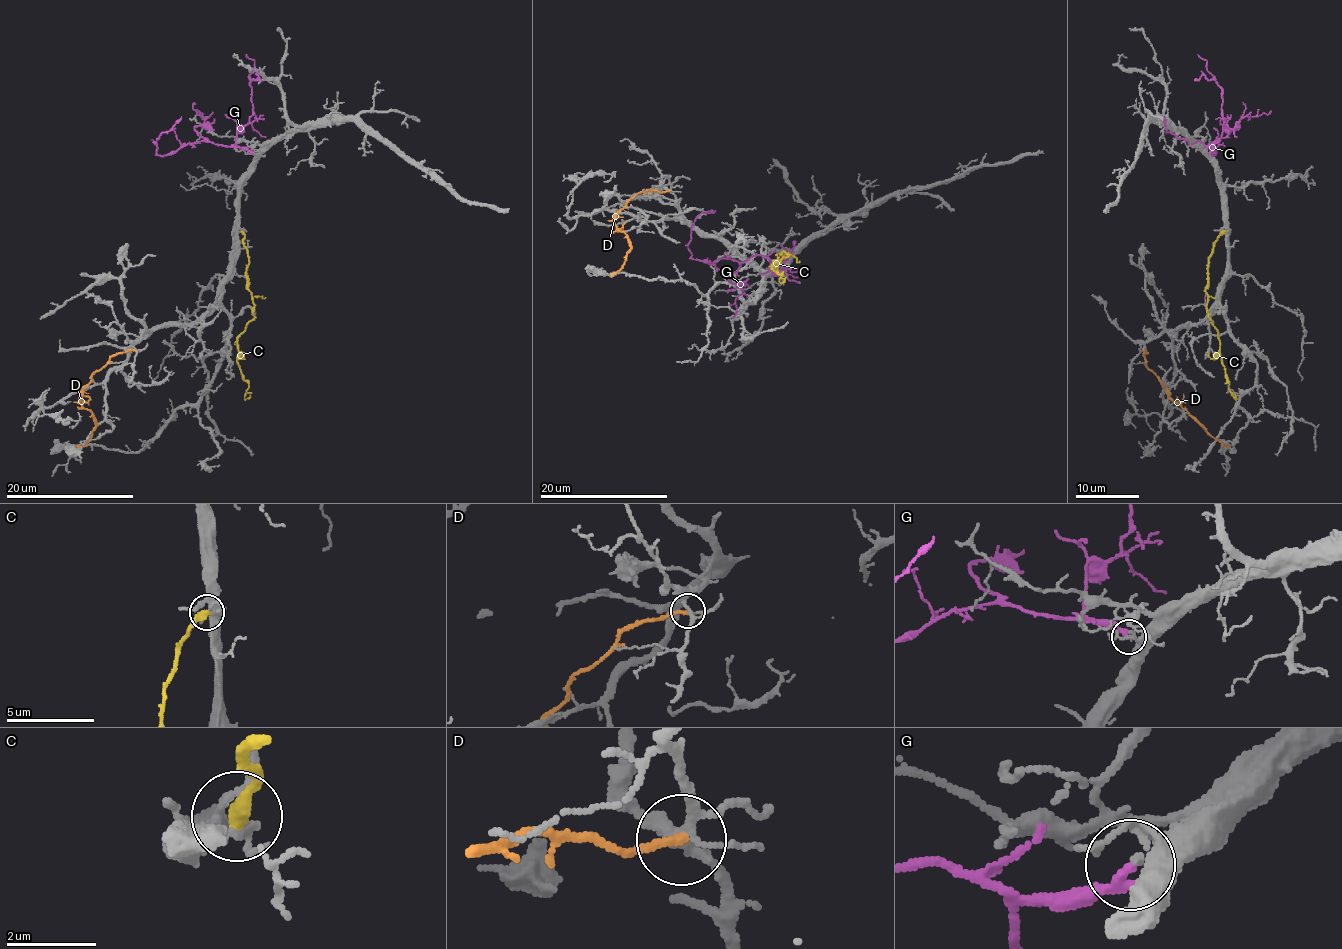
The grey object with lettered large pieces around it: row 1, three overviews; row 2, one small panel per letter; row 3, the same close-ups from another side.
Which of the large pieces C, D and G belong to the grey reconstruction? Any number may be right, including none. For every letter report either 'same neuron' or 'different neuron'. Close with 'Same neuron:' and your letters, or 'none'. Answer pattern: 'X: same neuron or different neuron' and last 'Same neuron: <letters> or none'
C: different neuron
D: different neuron
G: different neuron
Same neuron: none

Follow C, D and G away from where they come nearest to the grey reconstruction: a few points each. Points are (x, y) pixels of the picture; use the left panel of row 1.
C: (241, 231), (248, 259), (246, 288), (254, 312), (238, 338), (236, 363), (248, 384), (246, 400)
D: (134, 349), (115, 354), (83, 389), (80, 403), (91, 413), (96, 429), (83, 446), (75, 446)
G: (252, 153), (211, 141), (187, 143), (158, 154), (153, 141), (157, 143), (181, 116)

